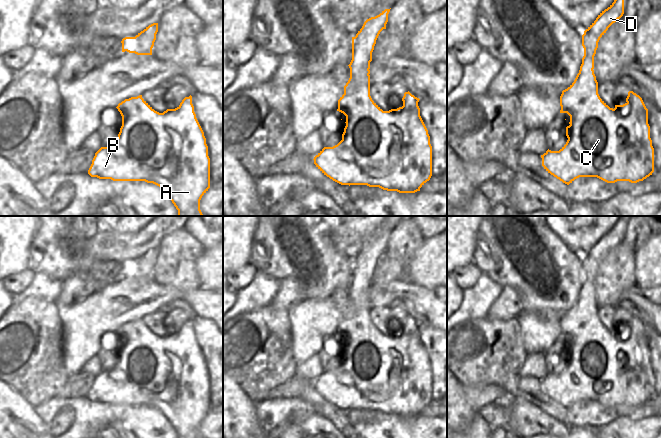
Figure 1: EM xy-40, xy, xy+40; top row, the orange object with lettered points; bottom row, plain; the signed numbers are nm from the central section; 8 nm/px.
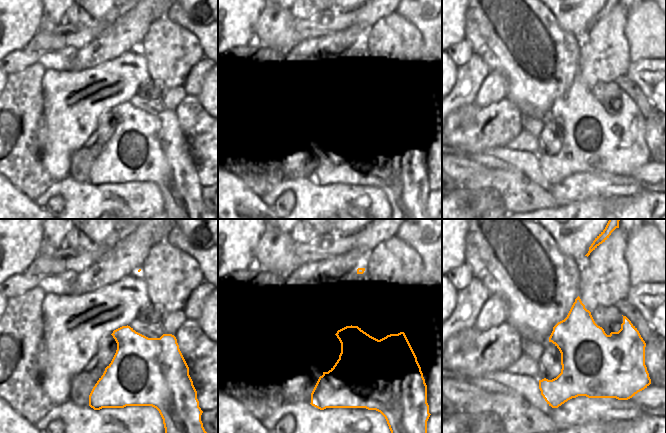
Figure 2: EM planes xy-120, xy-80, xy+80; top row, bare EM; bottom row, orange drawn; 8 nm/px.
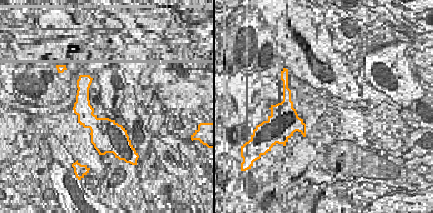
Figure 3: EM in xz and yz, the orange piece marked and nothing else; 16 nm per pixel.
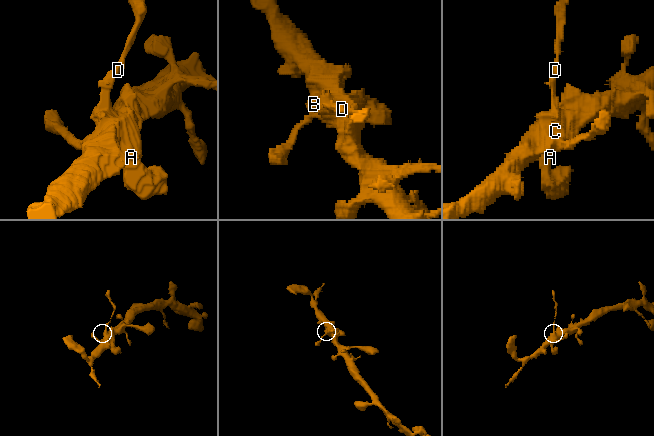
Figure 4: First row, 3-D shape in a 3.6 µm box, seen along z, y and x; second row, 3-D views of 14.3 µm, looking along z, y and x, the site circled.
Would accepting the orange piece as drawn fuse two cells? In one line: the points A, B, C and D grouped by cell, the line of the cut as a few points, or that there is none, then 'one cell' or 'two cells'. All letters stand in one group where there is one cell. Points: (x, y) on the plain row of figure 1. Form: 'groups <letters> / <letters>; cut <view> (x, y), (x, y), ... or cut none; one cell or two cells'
groups A B C / D; cut xy (350, 298), (358, 298), (369, 305); two cells

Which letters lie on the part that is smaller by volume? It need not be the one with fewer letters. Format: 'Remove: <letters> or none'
Remove: D

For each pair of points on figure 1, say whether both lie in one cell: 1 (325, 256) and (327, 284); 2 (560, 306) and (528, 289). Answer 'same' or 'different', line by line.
1: same
2: same

